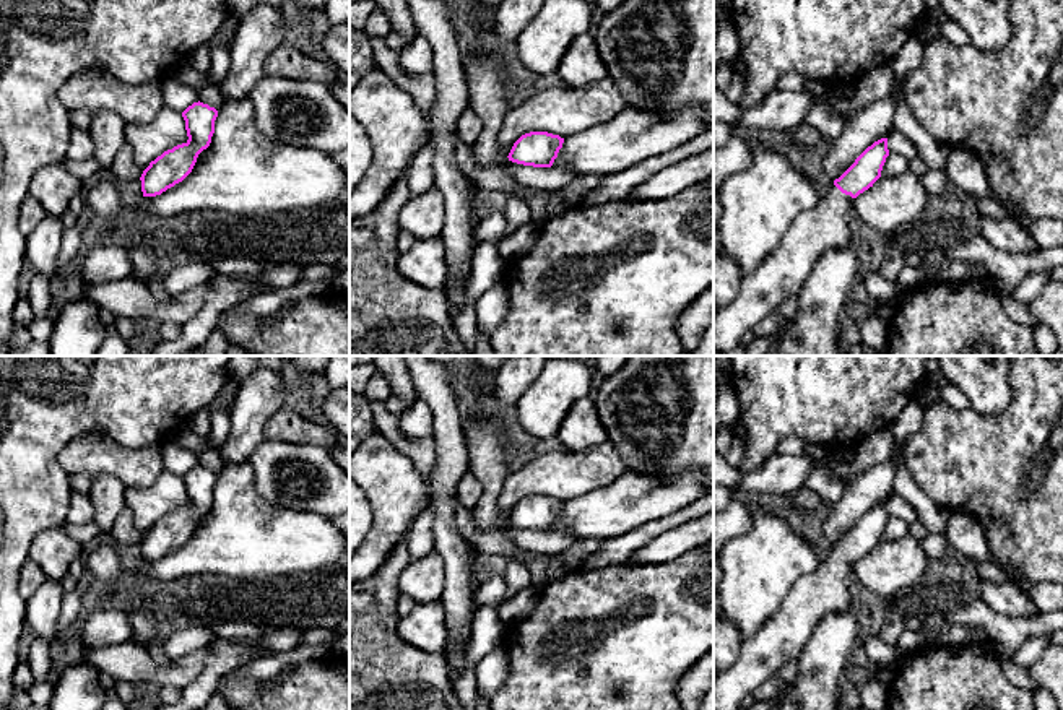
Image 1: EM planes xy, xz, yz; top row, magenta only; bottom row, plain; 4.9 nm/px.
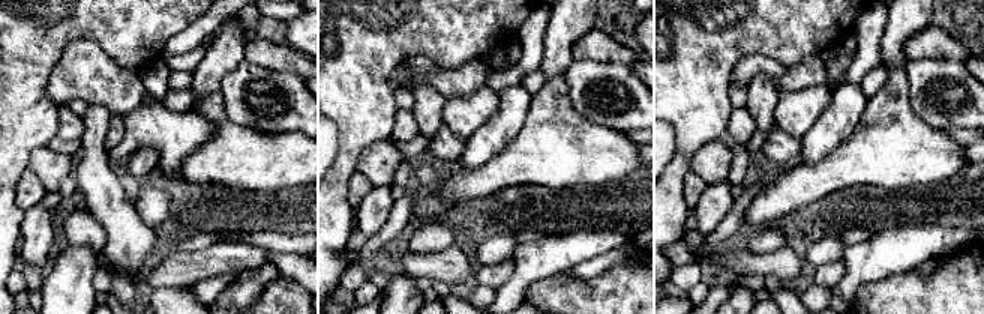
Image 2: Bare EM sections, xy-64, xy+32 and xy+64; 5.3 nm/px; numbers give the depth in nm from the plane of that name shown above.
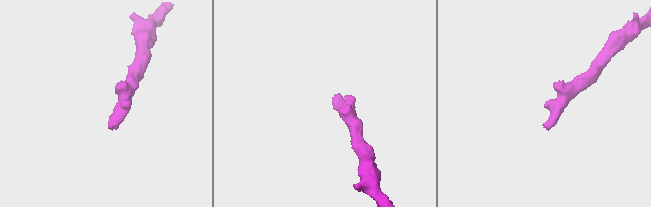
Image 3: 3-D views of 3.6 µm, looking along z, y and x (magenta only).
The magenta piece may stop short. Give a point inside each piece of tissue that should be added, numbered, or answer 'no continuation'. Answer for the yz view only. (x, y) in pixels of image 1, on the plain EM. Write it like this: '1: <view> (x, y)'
1: yz (784, 637)

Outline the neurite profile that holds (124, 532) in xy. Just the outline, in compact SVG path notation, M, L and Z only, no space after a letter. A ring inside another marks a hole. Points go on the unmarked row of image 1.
M125 507L119 513L111 530L111 539L119 544L132 544L132 543L140 543L141 538L143 538L143 533L135 526L132 510Z

